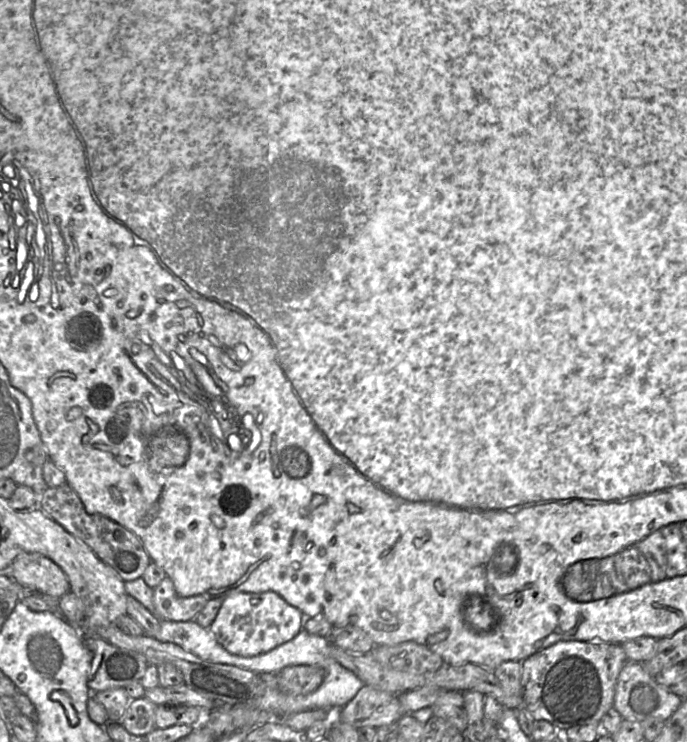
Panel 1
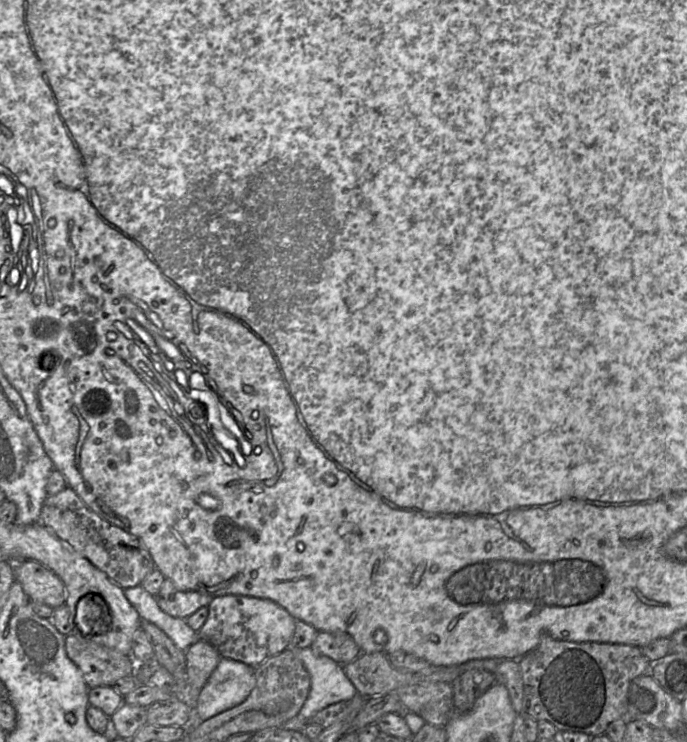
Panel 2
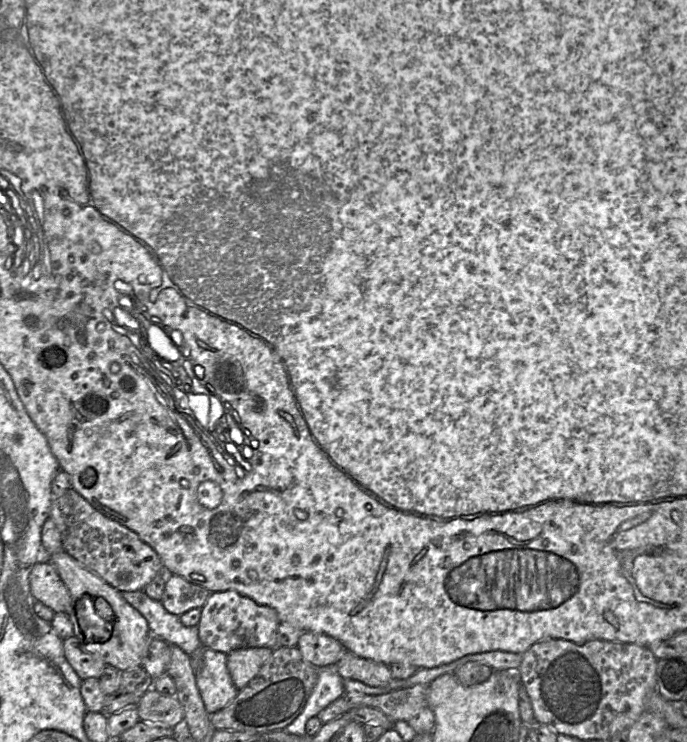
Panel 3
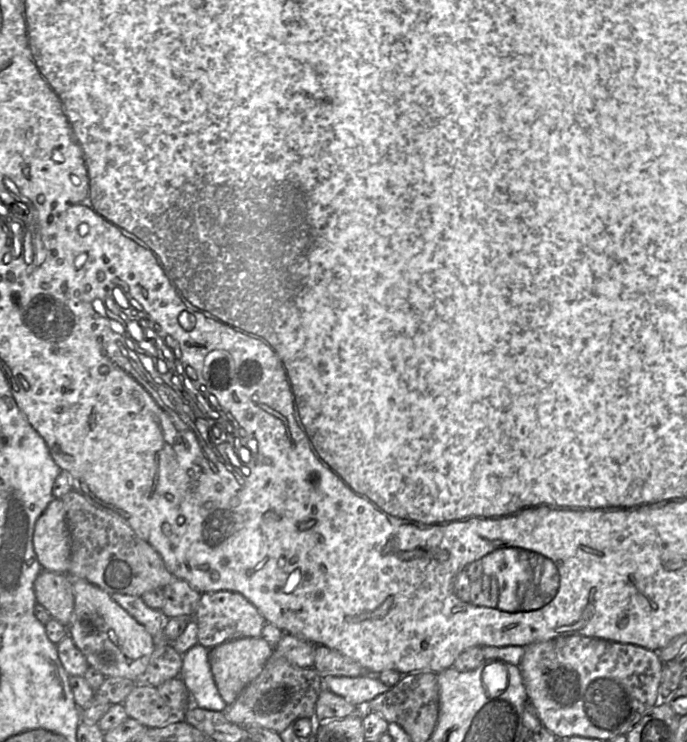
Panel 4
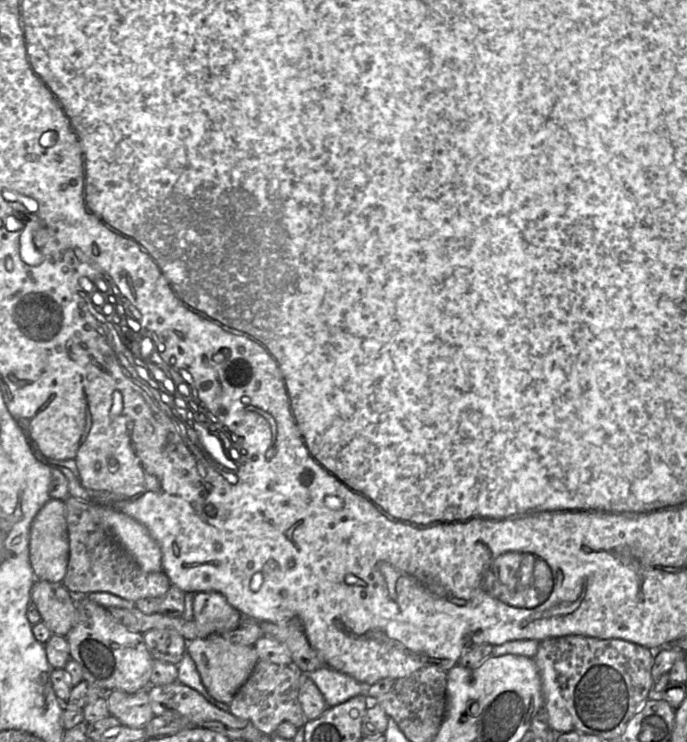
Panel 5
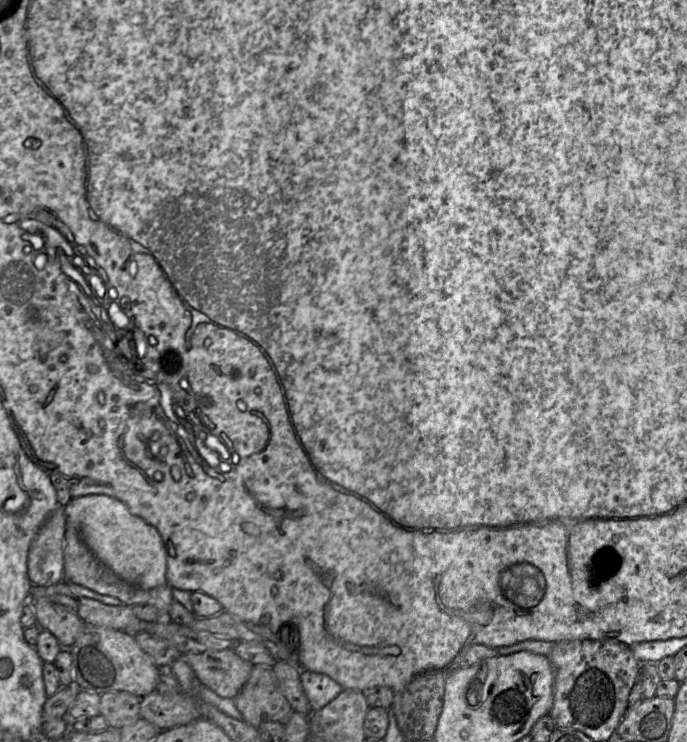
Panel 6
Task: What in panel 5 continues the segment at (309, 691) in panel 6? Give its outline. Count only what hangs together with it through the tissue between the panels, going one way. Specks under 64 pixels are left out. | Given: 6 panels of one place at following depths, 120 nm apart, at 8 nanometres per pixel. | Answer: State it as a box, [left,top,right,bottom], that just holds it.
[303,666,366,707]

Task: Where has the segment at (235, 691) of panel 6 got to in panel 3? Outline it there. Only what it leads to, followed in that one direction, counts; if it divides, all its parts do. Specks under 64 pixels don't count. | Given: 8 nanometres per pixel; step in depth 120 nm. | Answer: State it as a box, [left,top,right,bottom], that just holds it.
[227,647,273,690]

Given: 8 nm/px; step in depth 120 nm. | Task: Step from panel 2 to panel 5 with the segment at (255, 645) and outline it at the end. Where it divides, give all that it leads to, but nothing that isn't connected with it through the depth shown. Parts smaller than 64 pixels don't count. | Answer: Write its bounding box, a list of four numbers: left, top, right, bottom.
[193,592,241,638]

